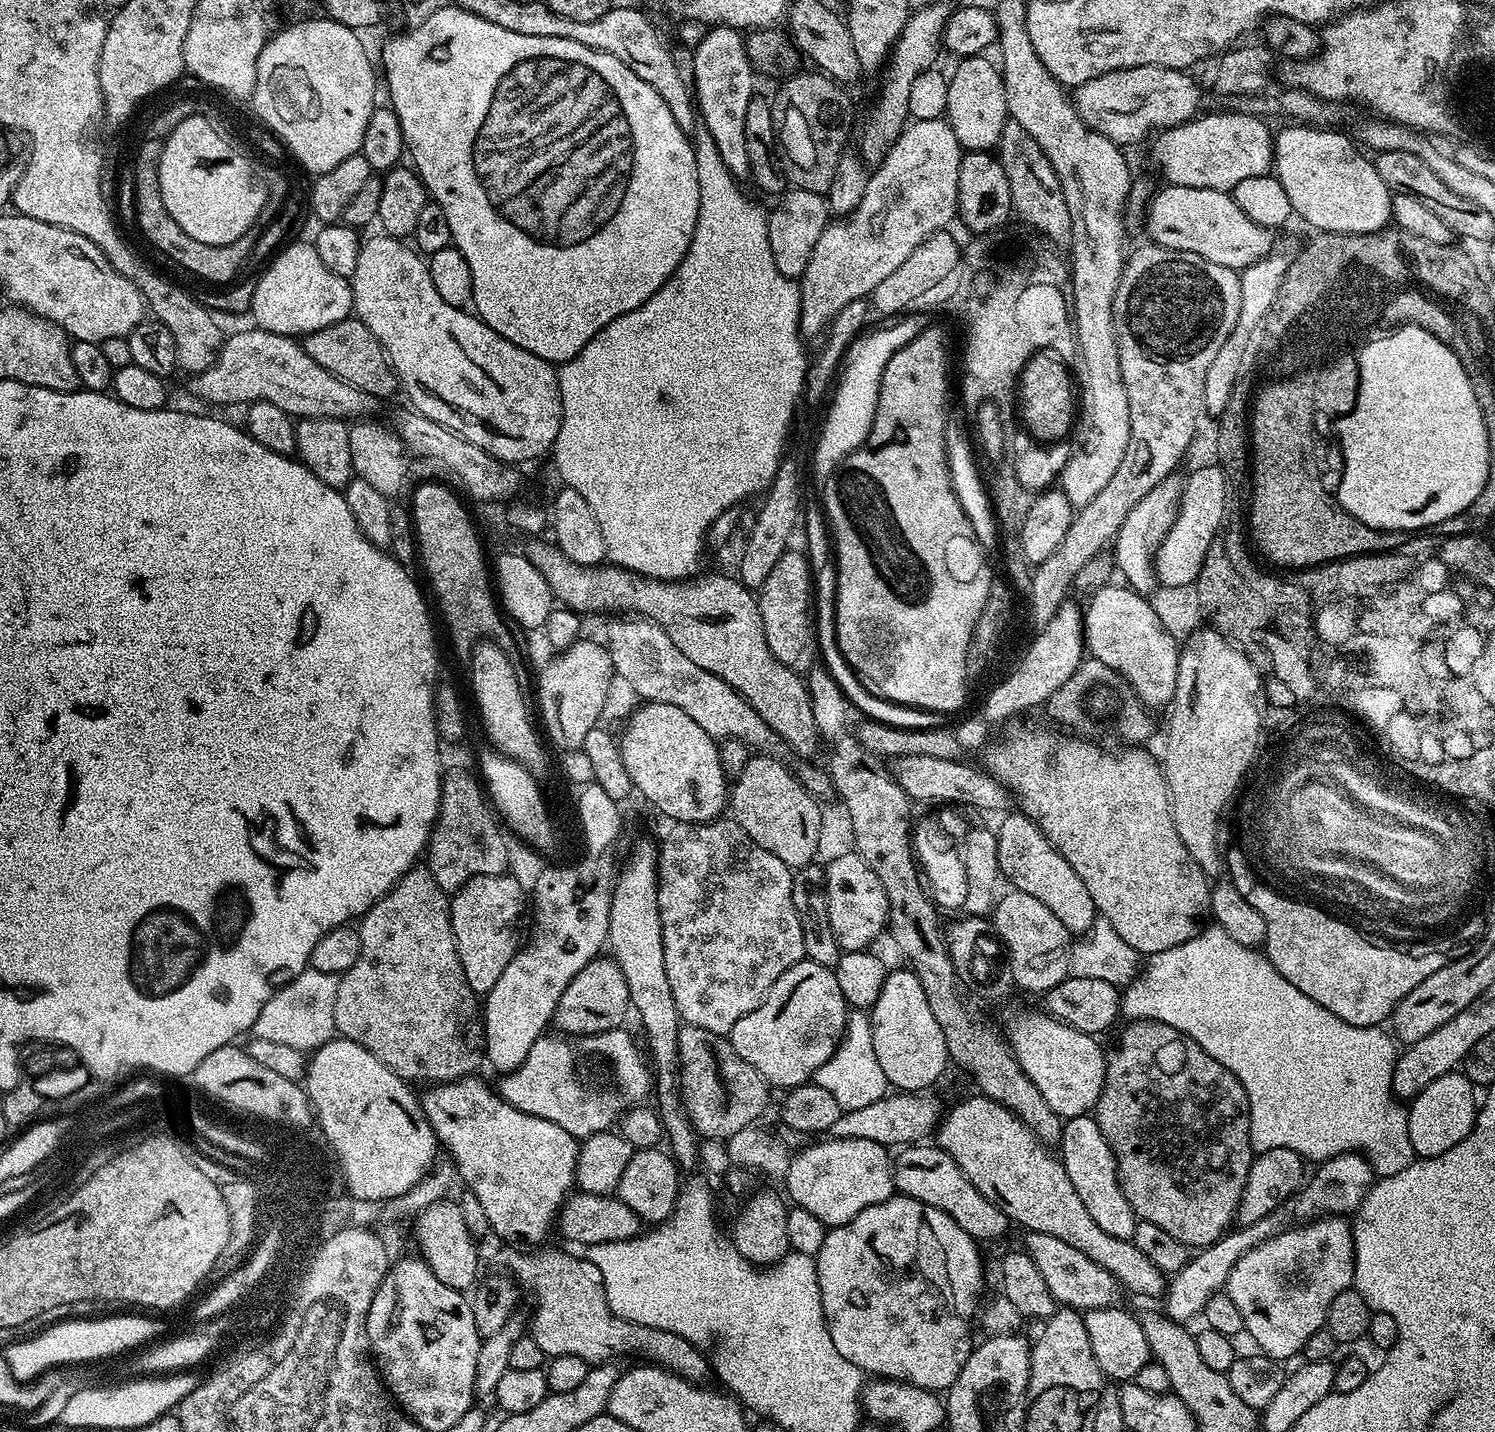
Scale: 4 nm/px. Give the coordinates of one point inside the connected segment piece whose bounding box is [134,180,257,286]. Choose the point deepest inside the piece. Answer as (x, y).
(219, 263)

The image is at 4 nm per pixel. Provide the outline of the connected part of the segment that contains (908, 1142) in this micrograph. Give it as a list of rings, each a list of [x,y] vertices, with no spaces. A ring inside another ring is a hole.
[[[915,1092],[889,1094],[878,1102],[870,1102],[870,1106],[844,1112],[838,1118],[838,1122],[834,1122],[830,1133],[831,1139],[866,1138],[870,1142],[878,1142],[885,1146],[893,1146],[892,1144],[911,1146],[917,1142],[927,1141],[942,1120],[942,1108],[940,1112],[939,1102],[928,1095],[932,1094]]]

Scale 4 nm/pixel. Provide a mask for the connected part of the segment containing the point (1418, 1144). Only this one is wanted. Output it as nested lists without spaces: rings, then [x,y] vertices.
[[[1453,1070],[1442,1074],[1442,1078],[1434,1078],[1426,1090],[1422,1090],[1407,1105],[1408,1133],[1410,1145],[1417,1157],[1446,1154],[1450,1146],[1458,1146],[1470,1134],[1476,1124],[1478,1111],[1478,1092],[1471,1080],[1463,1071]]]

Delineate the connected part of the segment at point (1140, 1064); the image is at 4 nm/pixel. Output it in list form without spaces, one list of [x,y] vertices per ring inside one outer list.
[[[1134,1020],[1125,1023],[1125,1028],[1121,1030],[1120,1037],[1116,1040],[1116,1045],[1113,1046],[1112,1052],[1107,1053],[1106,1056],[1106,1074],[1104,1075],[1104,1085],[1102,1086],[1102,1094],[1098,1098],[1096,1107],[1094,1109],[1094,1119],[1098,1122],[1098,1130],[1102,1130],[1102,1138],[1106,1138],[1106,1146],[1110,1146],[1110,1150],[1114,1154],[1114,1162],[1116,1163],[1116,1173],[1118,1174],[1118,1182],[1122,1186],[1122,1194],[1126,1194],[1126,1202],[1130,1202],[1130,1206],[1134,1210],[1134,1214],[1140,1220],[1146,1222],[1154,1222],[1154,1226],[1166,1230],[1166,1234],[1170,1234],[1174,1238],[1178,1238],[1178,1242],[1182,1242],[1190,1250],[1199,1250],[1201,1248],[1208,1248],[1214,1241],[1220,1239],[1225,1235],[1228,1223],[1233,1223],[1236,1220],[1236,1209],[1240,1206],[1240,1199],[1244,1193],[1244,1187],[1248,1181],[1250,1174],[1250,1166],[1254,1159],[1252,1151],[1252,1143],[1250,1142],[1250,1110],[1248,1109],[1248,1099],[1246,1098],[1246,1090],[1242,1086],[1242,1082],[1238,1082],[1238,1078],[1234,1078],[1234,1074],[1230,1074],[1230,1070],[1226,1070],[1214,1058],[1210,1058],[1206,1054],[1206,1050],[1202,1050],[1202,1046],[1198,1046],[1198,1042],[1194,1042],[1186,1034],[1182,1034],[1178,1030],[1174,1030],[1174,1026],[1166,1026],[1157,1020]]]

